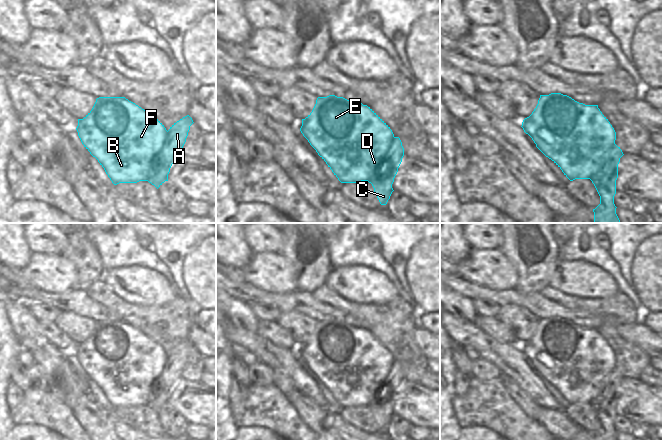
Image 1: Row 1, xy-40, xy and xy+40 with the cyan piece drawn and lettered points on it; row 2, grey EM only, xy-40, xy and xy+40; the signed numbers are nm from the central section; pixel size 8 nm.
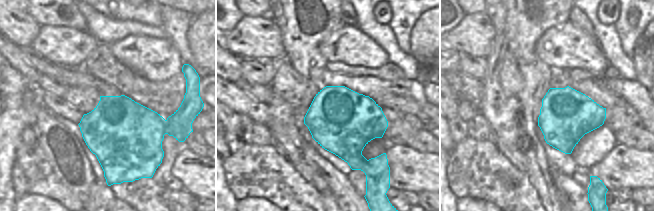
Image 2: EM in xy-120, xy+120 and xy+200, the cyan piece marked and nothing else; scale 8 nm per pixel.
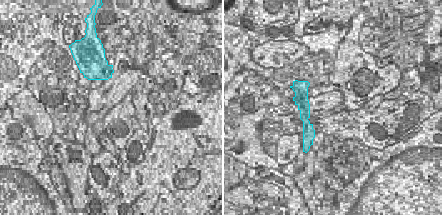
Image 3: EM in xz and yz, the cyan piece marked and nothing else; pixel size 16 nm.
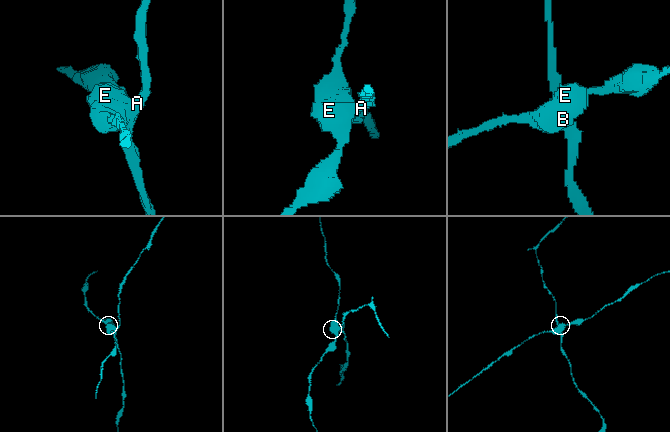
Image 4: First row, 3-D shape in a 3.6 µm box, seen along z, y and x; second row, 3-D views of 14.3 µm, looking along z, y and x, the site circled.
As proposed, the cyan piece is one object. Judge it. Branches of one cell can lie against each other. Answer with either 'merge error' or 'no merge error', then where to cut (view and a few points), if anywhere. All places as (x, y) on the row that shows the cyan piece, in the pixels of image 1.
merge error; cut xy-40 (168, 131), (166, 141), (159, 154), (161, 169), (147, 180)

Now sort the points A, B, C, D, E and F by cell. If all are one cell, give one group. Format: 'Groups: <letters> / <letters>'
Groups: A C / B D E F

